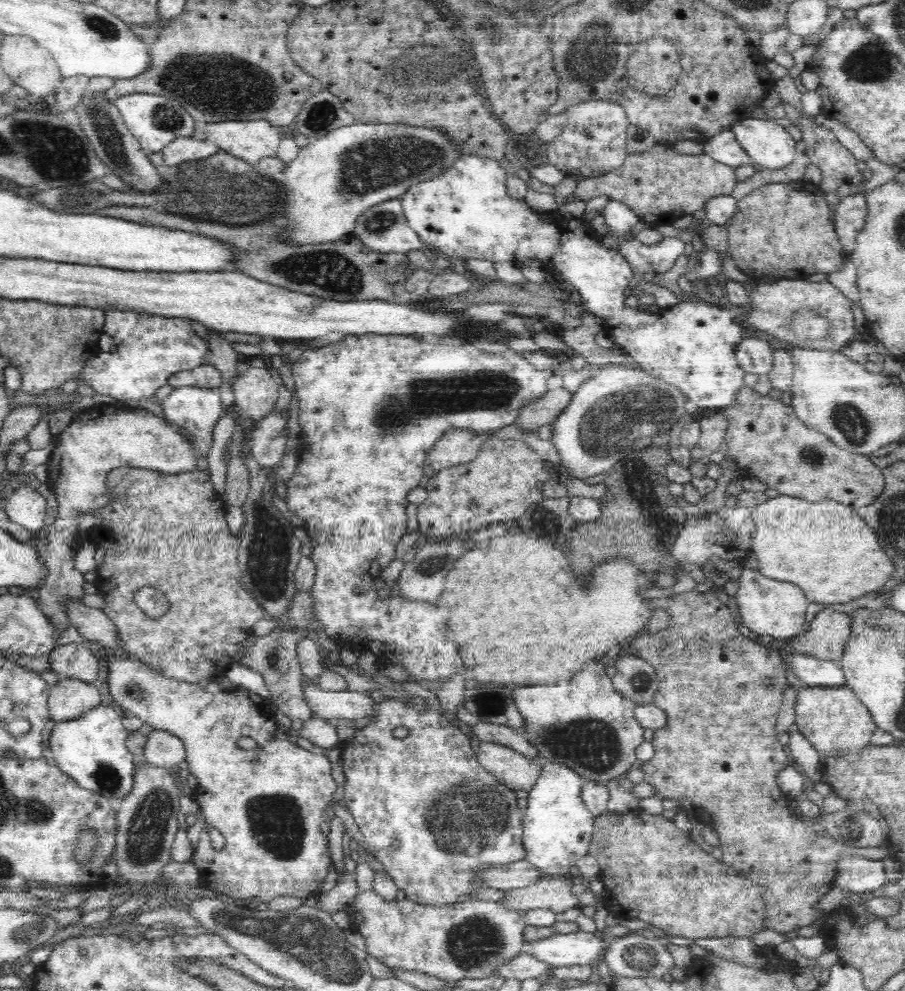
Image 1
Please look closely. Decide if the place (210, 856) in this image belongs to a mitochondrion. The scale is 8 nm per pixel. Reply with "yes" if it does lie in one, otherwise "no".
no

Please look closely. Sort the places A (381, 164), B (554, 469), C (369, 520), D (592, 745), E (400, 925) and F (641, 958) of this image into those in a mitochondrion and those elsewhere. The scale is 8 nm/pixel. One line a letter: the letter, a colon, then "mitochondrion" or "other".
A: mitochondrion
B: other
C: other
D: mitochondrion
E: other
F: mitochondrion

